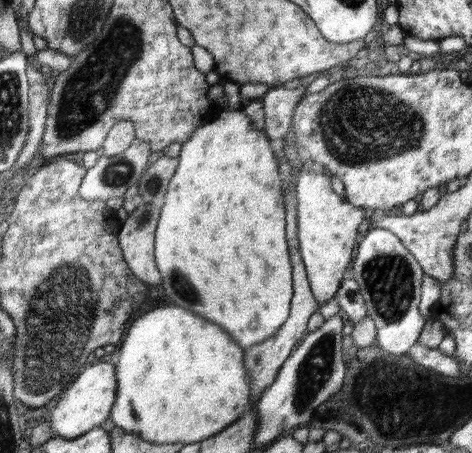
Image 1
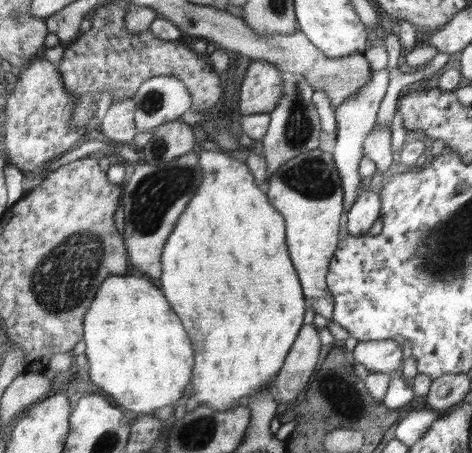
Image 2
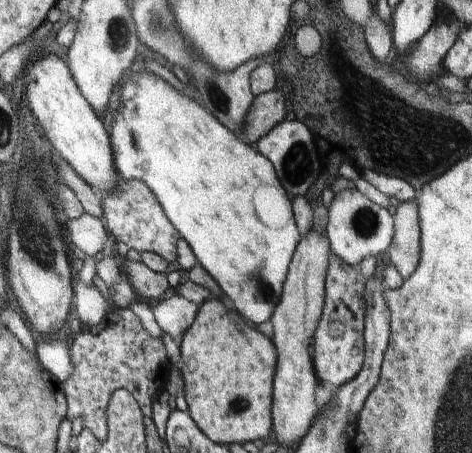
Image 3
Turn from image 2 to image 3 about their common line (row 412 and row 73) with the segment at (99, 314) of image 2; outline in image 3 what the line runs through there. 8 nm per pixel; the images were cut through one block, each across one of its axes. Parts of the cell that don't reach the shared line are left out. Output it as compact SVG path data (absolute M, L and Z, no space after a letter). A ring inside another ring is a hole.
M127 72L117 90L119 108L113 114L109 136L117 180L139 180L151 188L167 220L189 244L197 264L207 270L231 300L229 306L251 326L267 322L283 292L289 262L301 240L291 210L291 196L277 180L273 164L237 134L227 130L197 100L185 98L159 76L149 72Z

